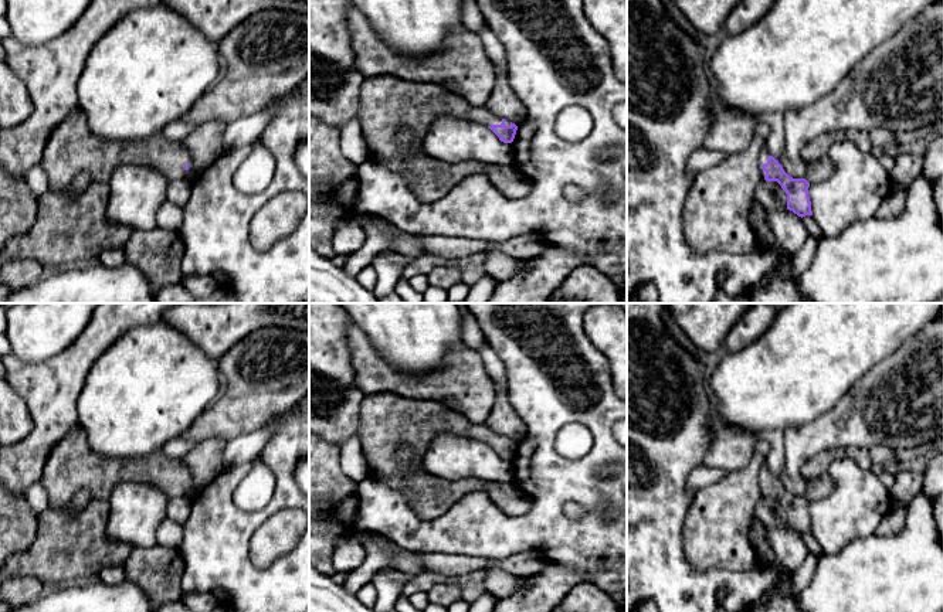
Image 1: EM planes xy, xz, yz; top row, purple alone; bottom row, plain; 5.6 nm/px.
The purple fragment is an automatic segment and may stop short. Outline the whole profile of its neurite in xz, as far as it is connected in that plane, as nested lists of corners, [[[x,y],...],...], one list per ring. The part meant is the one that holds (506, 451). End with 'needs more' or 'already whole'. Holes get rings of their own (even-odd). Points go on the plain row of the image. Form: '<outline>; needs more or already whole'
[[[502,436],[501,442],[488,443],[503,460],[512,460],[518,448],[518,443],[510,439],[509,443],[505,442],[505,436]]]; already whole

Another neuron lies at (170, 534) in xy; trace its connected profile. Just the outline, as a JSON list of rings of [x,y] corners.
[[[166,516],[162,520],[157,530],[157,544],[180,550],[183,538],[184,538],[183,526]]]

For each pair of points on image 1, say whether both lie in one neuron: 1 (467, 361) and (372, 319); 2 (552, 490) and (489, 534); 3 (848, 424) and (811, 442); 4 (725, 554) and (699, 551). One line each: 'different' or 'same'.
1: different
2: same
3: same
4: same

